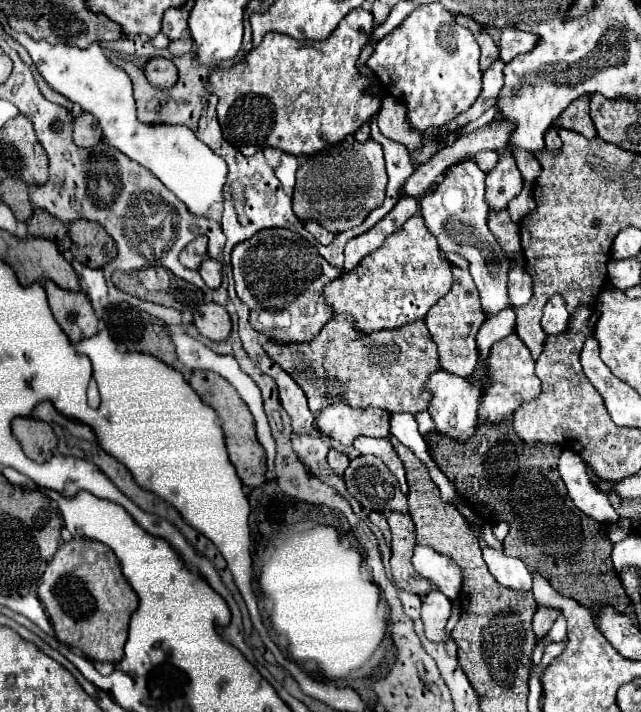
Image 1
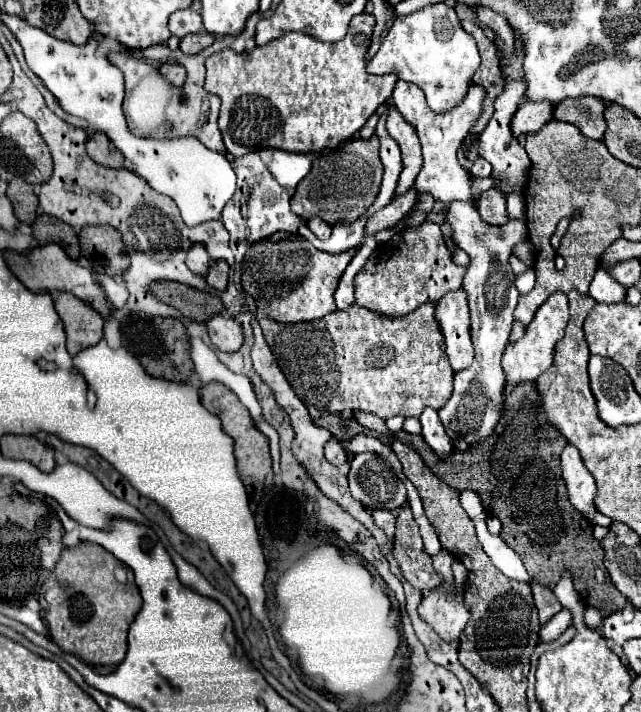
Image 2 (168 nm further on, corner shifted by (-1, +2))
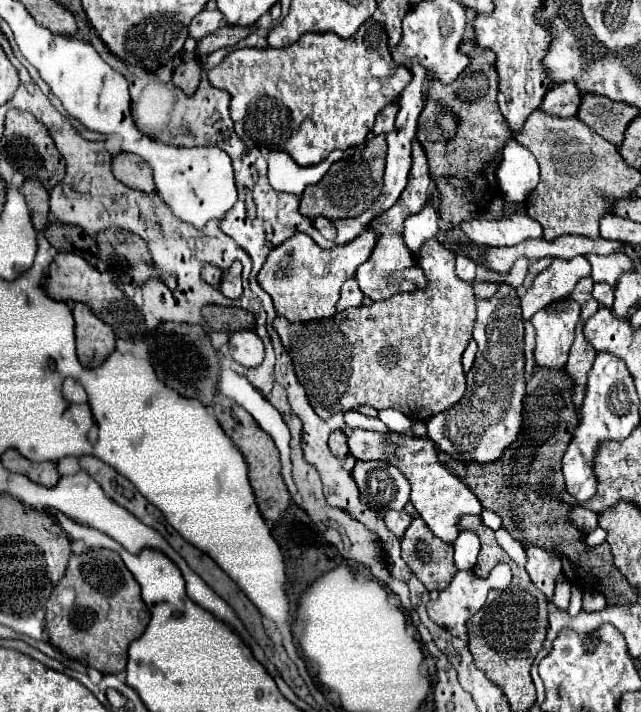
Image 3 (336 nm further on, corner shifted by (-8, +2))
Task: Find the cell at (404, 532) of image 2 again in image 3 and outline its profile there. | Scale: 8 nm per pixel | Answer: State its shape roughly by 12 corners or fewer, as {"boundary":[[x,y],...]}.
{"boundary":[[421,517],[401,539],[401,557],[429,591],[457,573],[453,545]]}

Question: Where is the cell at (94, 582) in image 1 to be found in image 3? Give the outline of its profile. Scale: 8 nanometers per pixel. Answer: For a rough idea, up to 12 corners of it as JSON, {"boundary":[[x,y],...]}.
{"boundary":[[119,553],[71,555],[49,643],[103,675],[125,671],[149,609]]}

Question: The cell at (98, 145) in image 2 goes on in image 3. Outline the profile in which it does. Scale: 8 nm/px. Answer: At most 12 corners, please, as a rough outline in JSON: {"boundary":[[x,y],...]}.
{"boundary":[[137,155],[113,157],[113,175],[131,189],[155,193],[151,167]]}

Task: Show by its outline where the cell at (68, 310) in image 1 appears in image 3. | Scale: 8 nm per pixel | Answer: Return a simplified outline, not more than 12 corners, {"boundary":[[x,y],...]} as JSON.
{"boundary":[[73,305],[81,365],[99,367],[115,333],[87,305]]}

